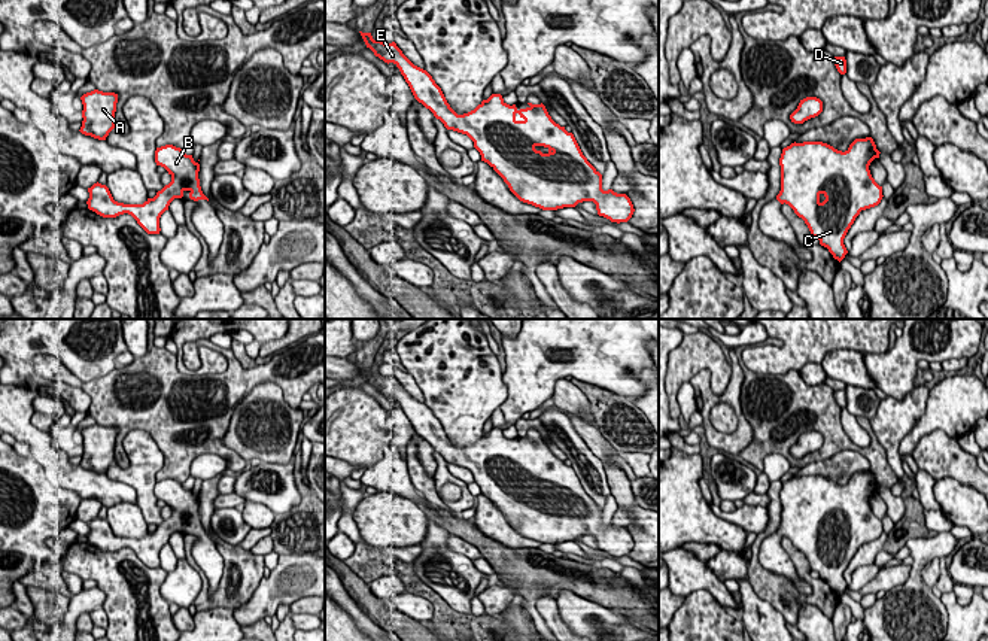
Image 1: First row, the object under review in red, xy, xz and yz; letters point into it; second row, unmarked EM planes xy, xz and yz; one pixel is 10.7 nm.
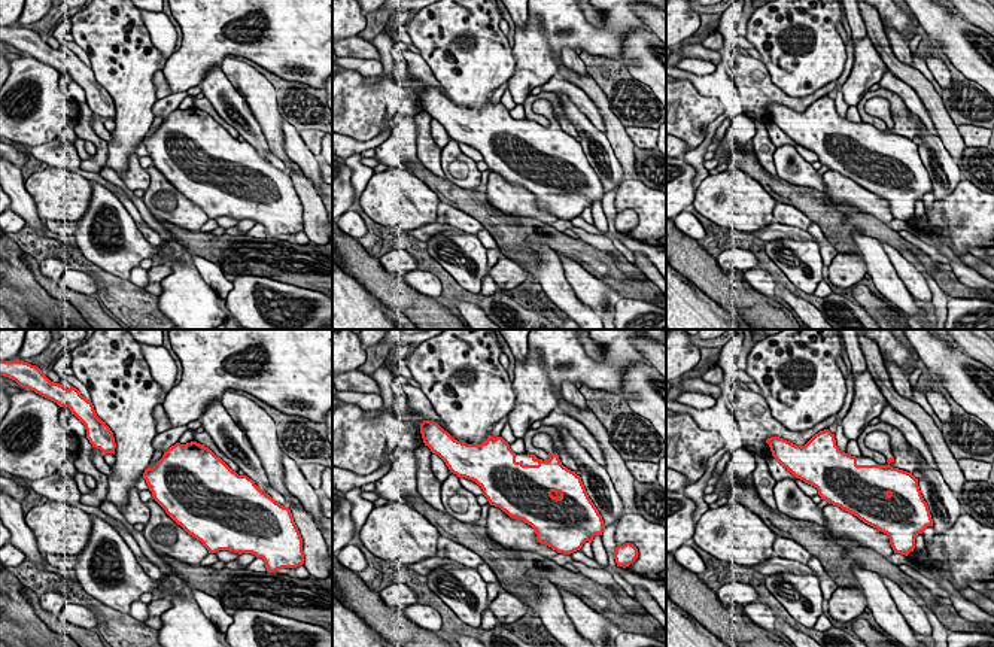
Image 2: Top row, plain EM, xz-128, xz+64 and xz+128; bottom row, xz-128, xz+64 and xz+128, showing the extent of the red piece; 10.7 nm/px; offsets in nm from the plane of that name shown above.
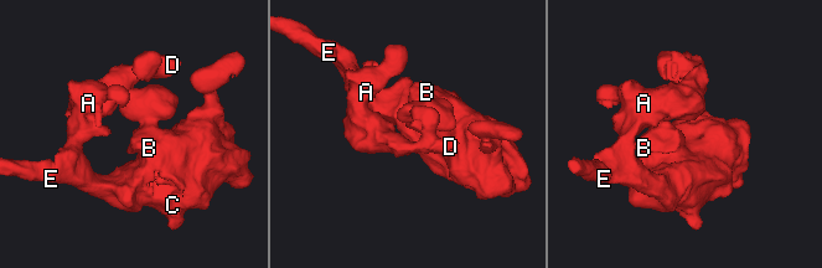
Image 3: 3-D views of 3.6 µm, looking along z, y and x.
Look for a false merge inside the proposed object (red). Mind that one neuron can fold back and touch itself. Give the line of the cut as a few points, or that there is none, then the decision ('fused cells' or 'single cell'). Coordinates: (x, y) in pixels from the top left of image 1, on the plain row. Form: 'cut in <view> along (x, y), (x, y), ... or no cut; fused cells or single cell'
no cut; single cell

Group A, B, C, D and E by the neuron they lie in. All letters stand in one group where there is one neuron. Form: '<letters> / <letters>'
A B C D E

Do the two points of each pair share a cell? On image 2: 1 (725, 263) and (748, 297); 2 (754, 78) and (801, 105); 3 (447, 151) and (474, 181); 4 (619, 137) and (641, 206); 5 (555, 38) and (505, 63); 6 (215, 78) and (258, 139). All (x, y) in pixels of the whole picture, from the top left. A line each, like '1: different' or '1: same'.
1: different
2: same
3: same
4: different
5: different
6: same

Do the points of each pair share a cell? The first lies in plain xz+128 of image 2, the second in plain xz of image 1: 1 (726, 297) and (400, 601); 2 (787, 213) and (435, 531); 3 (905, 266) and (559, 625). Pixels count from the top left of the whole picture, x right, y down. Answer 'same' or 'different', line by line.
1: different
2: different
3: different

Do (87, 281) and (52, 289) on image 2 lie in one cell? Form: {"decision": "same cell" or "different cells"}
{"decision": "different cells"}

